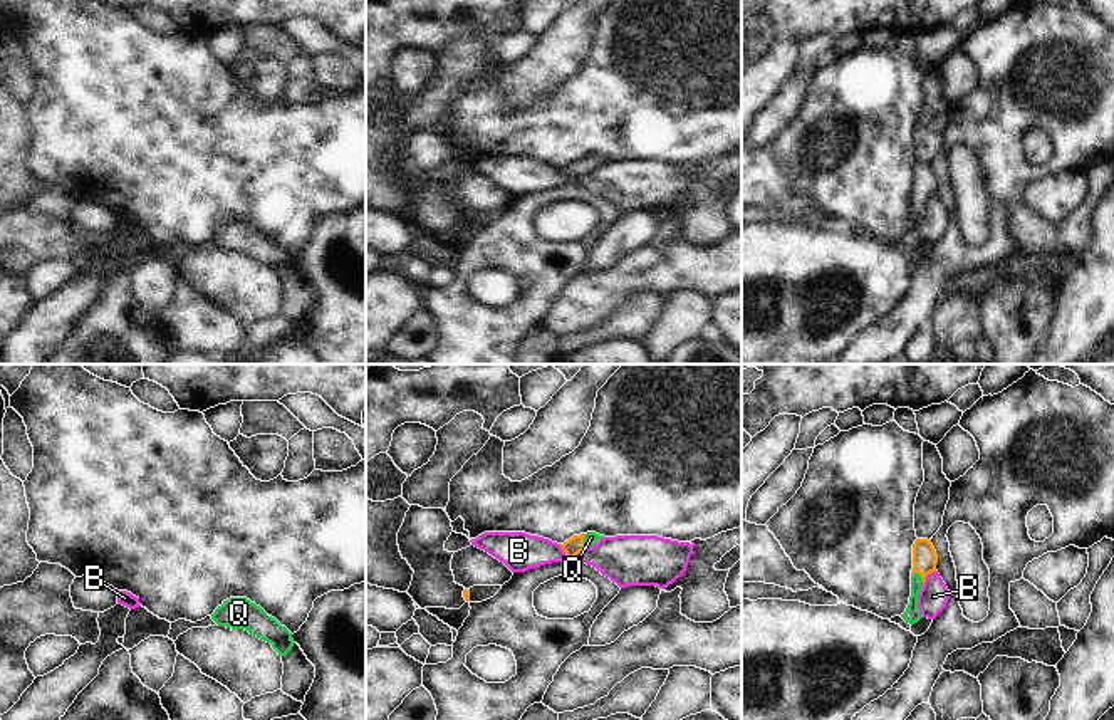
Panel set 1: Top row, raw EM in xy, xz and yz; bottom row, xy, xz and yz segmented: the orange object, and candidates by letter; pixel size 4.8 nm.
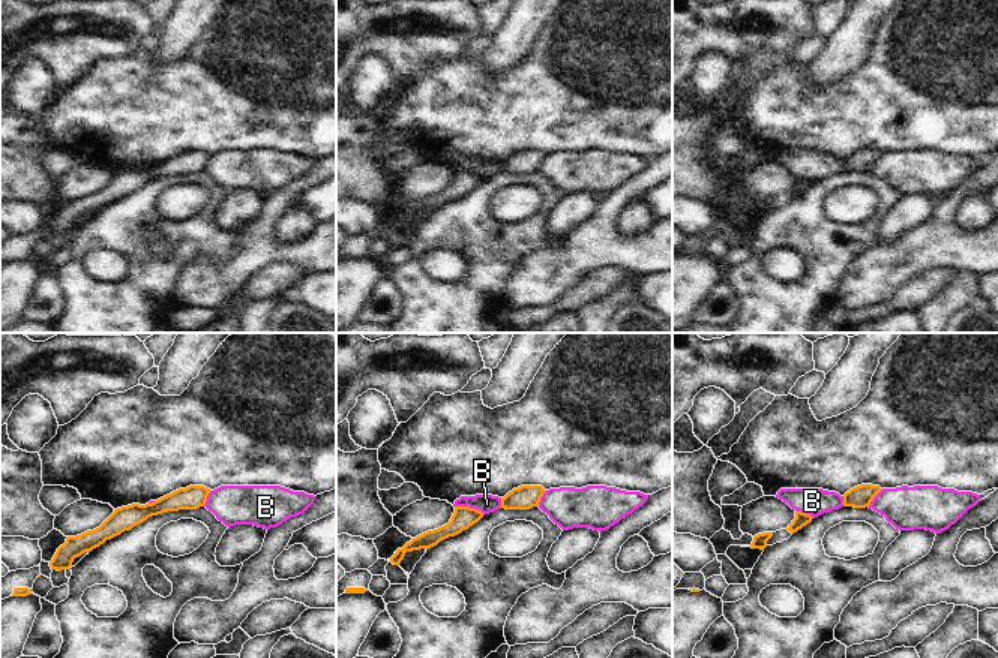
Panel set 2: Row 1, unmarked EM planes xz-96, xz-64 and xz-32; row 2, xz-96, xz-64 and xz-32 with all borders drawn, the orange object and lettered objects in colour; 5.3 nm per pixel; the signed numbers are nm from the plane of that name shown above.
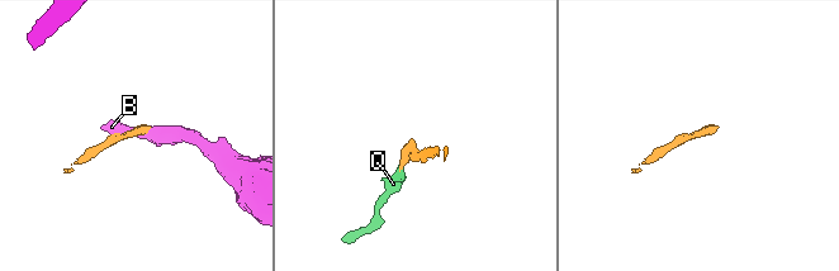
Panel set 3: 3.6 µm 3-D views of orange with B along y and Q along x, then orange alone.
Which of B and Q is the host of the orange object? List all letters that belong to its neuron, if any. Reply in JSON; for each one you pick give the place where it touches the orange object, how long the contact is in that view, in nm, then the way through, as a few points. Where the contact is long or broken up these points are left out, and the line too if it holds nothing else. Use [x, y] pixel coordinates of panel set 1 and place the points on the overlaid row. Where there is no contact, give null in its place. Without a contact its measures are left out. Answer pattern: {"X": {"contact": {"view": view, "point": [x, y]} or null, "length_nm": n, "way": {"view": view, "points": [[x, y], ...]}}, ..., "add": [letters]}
{"Q": {"contact": {"view": "yz", "point": [921, 576]}, "length_nm": 80, "way": {"view": "yz", "points": [[925, 559], [921, 576], [911, 615]]}}, "add": ["Q"]}

